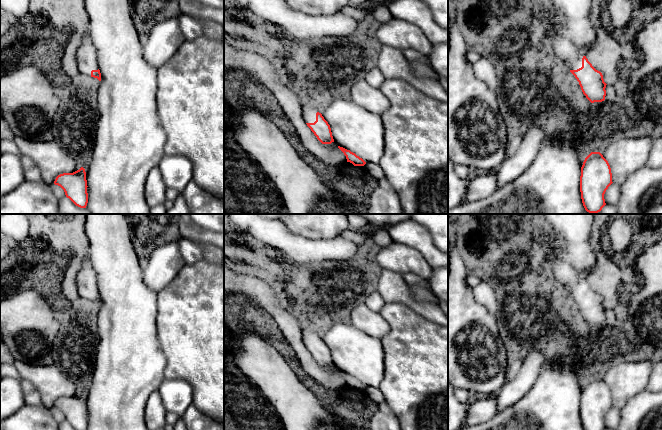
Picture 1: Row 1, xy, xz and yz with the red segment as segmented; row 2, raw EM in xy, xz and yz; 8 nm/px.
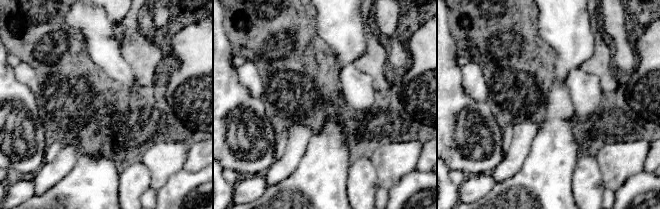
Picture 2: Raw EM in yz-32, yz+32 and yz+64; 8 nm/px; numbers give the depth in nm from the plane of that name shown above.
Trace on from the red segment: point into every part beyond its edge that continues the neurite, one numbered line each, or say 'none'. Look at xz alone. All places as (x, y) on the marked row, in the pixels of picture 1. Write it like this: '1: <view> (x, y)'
1: xz (308, 112)

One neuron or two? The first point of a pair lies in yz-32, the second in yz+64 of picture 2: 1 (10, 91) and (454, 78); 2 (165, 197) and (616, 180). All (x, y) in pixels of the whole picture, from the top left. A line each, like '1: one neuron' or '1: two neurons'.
1: one neuron
2: two neurons

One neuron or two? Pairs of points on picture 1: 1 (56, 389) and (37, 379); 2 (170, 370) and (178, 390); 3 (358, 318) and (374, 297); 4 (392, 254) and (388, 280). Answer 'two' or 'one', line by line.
1: one
2: two
3: two
4: two

